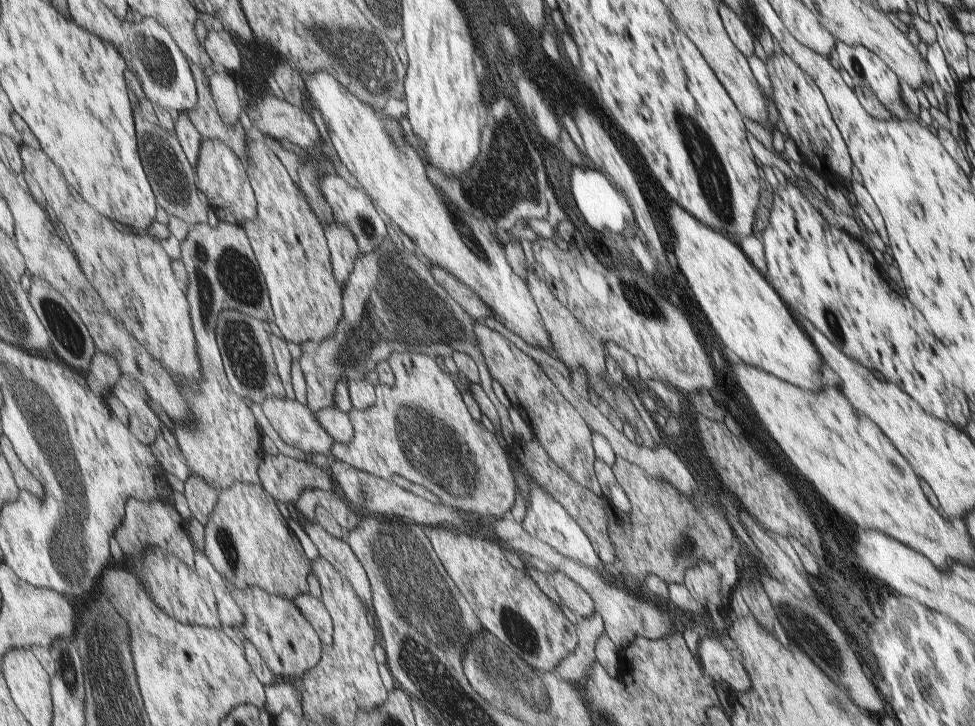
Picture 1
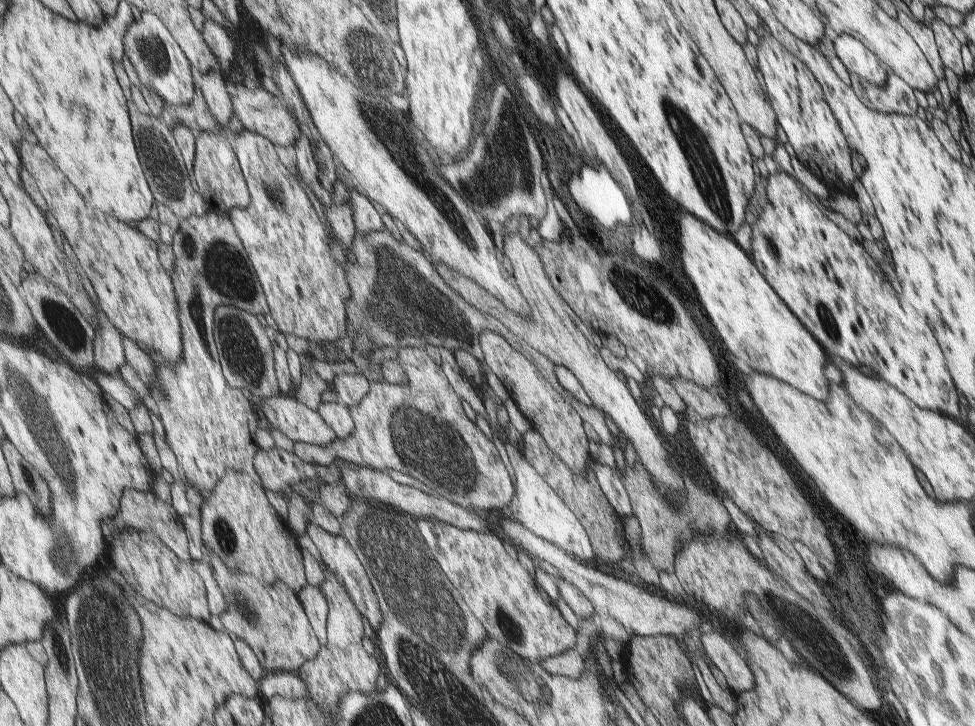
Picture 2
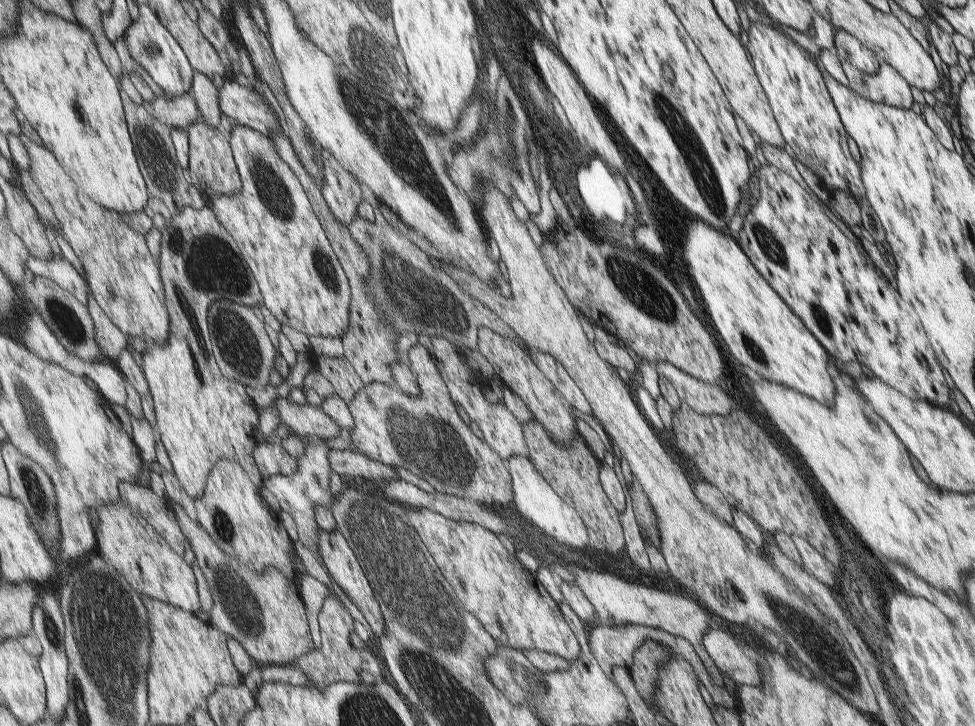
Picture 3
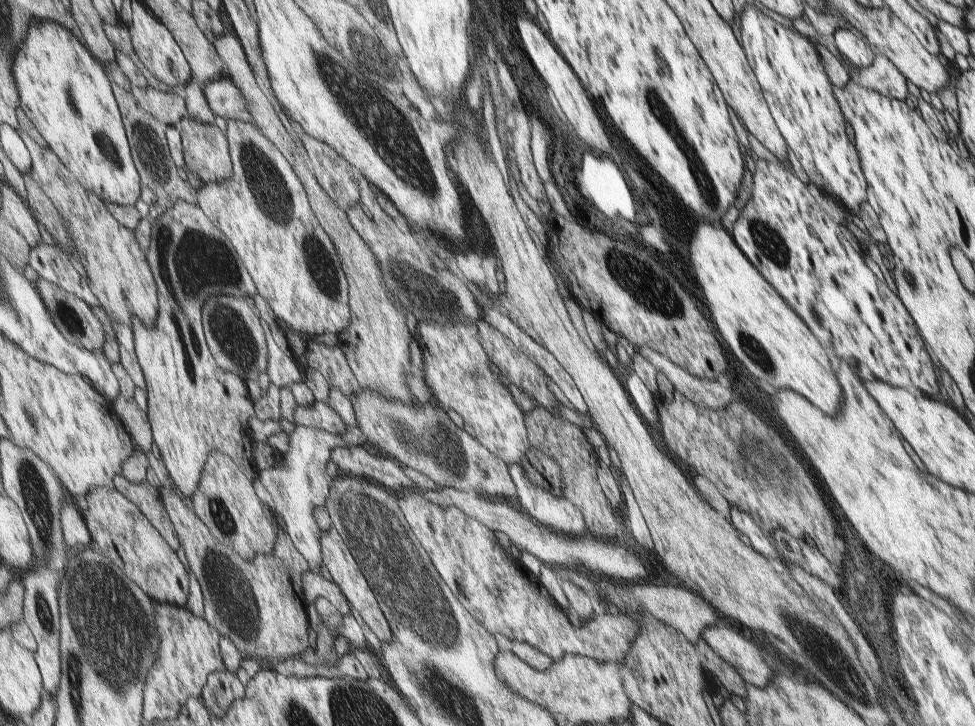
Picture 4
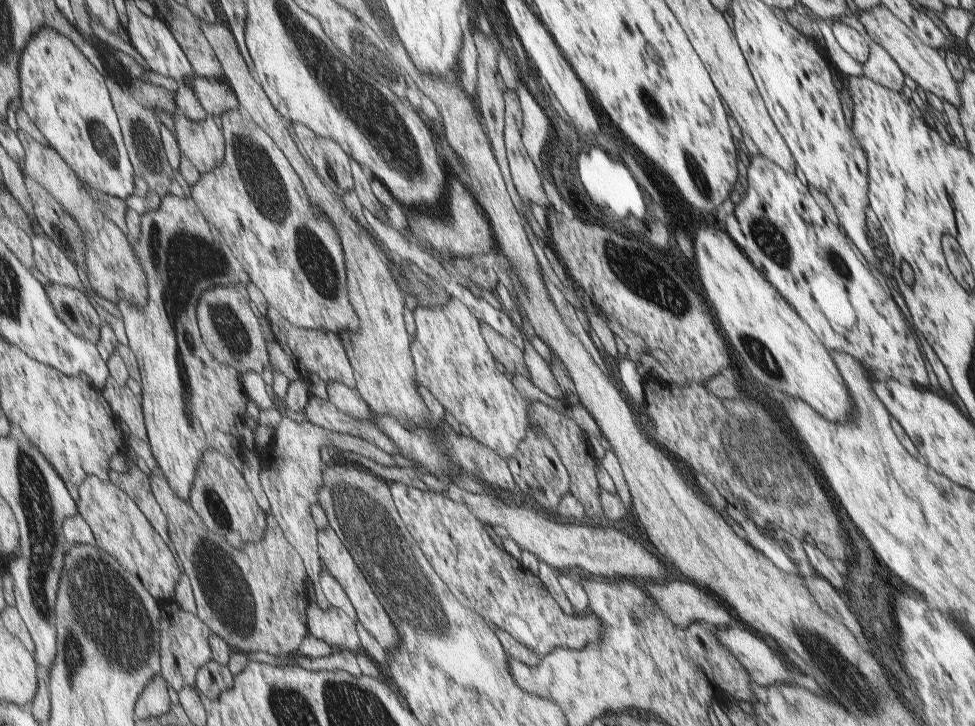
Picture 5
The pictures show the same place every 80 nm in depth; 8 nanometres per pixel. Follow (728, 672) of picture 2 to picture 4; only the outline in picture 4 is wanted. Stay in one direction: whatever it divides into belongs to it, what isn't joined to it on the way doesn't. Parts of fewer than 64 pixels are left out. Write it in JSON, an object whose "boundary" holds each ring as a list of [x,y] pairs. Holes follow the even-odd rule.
{"boundary":[[[726,623],[707,627],[700,636],[719,658],[739,672],[744,684],[761,689],[773,678],[773,670],[760,650]]]}

